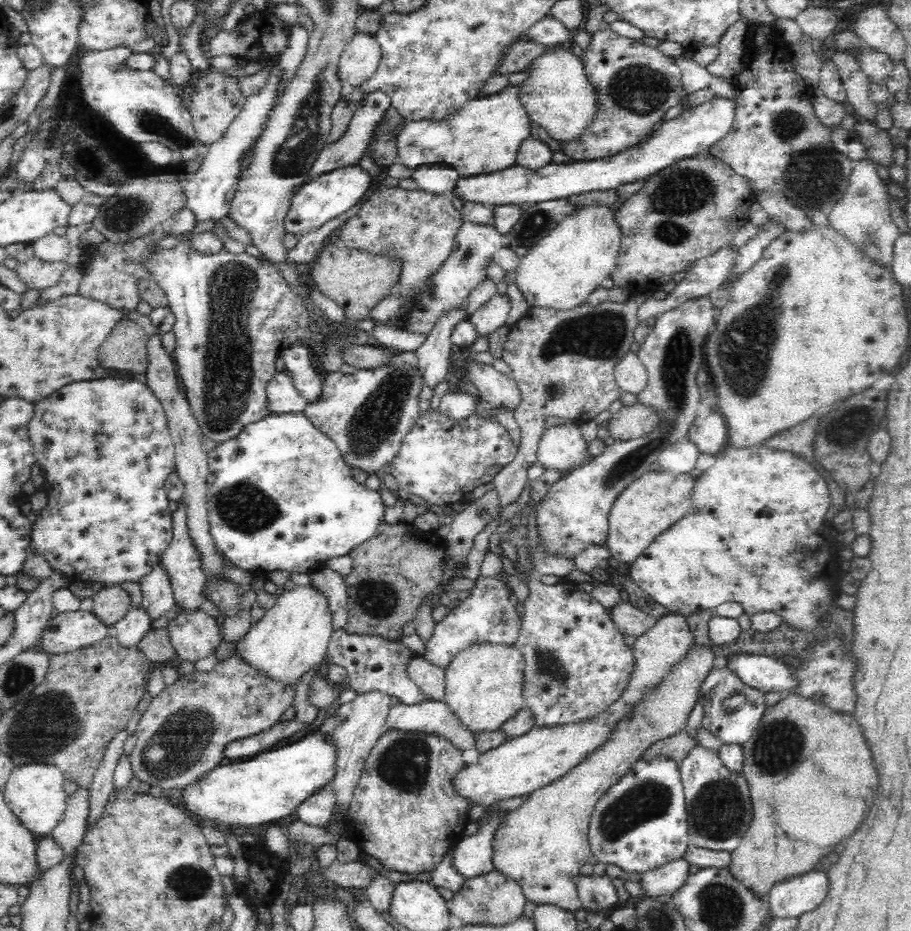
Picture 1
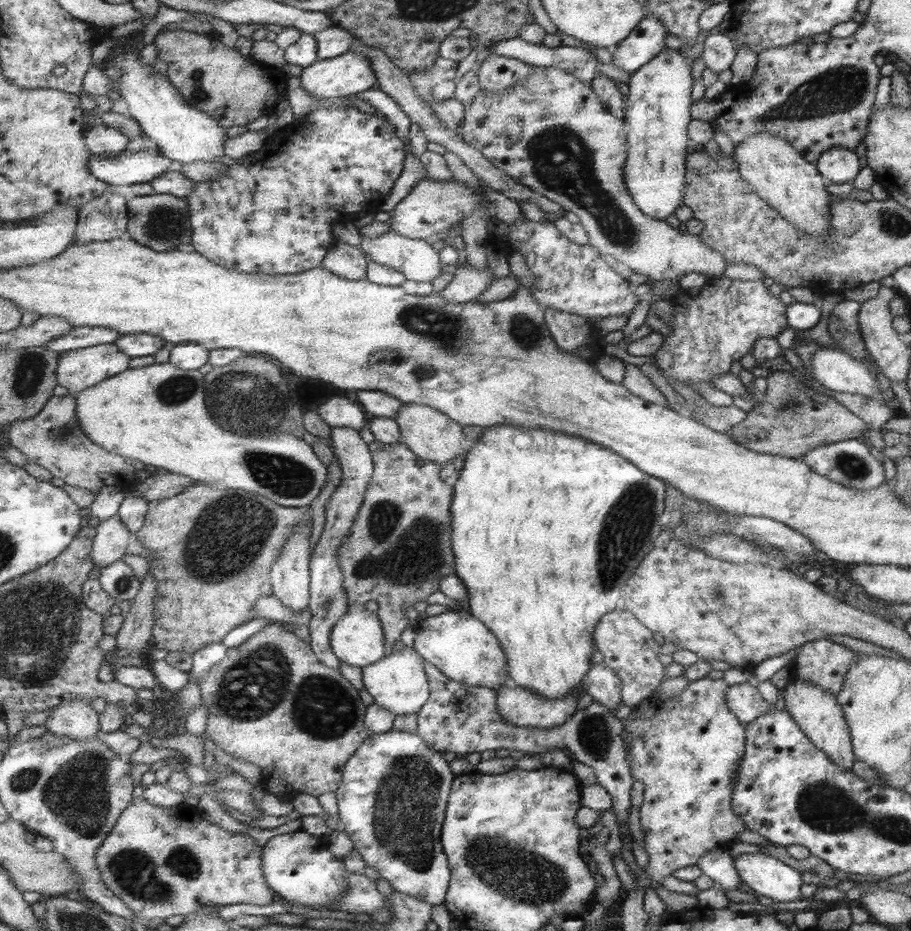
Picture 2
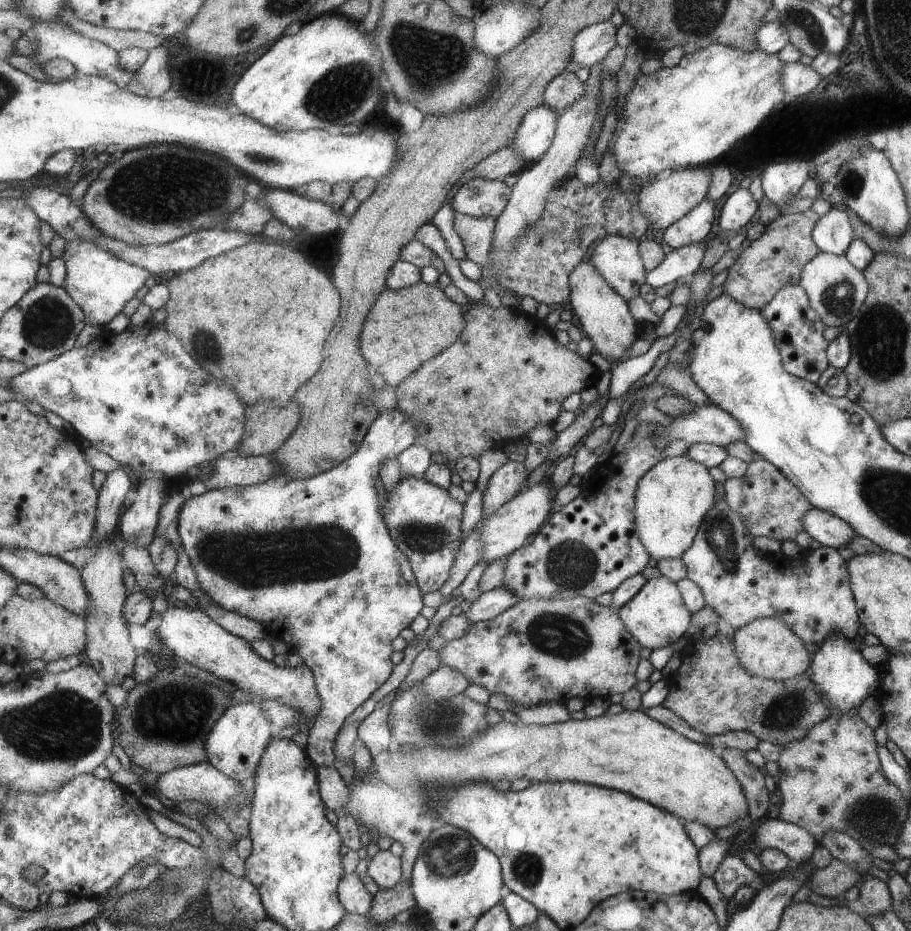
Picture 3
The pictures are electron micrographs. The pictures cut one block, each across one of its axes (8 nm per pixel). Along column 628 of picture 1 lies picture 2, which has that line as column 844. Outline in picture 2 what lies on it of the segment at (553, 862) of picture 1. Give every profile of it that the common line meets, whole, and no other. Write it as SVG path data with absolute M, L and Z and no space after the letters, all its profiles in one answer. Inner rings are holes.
M791 682L783 690L783 702L785 710L793 716L797 726L807 734L807 738L821 750L829 760L833 760L835 766L841 770L853 770L855 756L853 756L853 744L851 744L851 732L849 724L845 720L845 712L841 704L837 704L837 696L831 696L829 692L809 684L809 682Z

